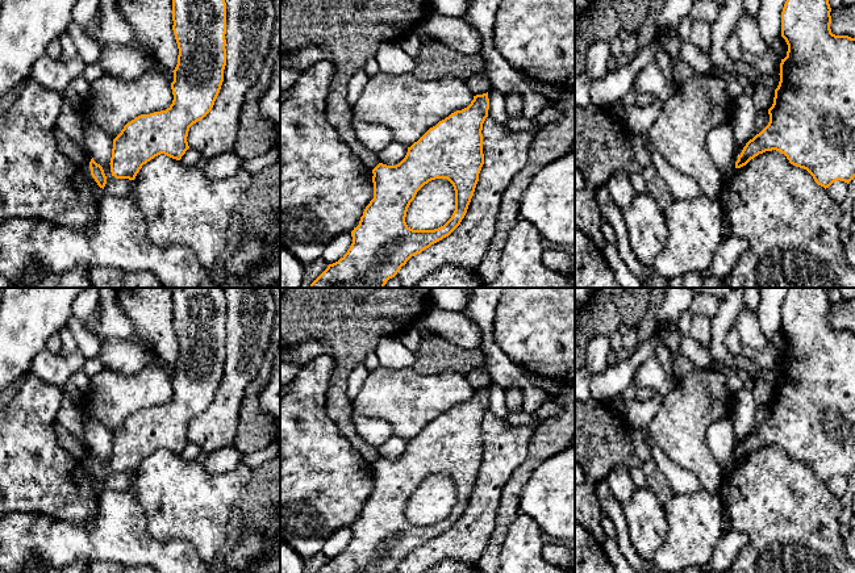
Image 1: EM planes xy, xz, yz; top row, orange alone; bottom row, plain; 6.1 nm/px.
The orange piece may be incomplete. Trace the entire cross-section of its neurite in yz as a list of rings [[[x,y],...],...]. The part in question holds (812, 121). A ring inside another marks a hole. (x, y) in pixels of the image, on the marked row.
[[[787,0],[781,12],[781,37],[788,45],[787,57],[781,59],[780,63],[780,81],[775,89],[773,104],[768,109],[770,122],[768,125],[750,139],[743,147],[738,160],[735,162],[735,168],[746,166],[751,159],[763,154],[766,151],[780,151],[787,156],[791,164],[806,170],[814,179],[814,181],[829,188],[834,181],[850,183],[855,177],[855,38],[848,35],[835,35],[831,33],[830,16],[831,8],[829,0]]]

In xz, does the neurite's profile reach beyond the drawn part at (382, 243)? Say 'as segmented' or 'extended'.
as segmented

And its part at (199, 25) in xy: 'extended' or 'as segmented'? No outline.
as segmented

